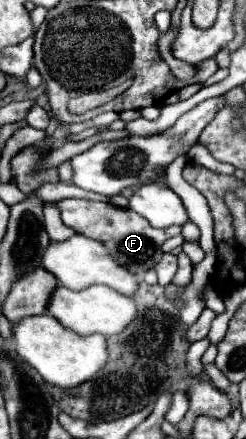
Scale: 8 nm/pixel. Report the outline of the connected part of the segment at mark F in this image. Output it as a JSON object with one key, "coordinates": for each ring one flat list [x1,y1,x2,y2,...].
{"coordinates":[[67,198,67,200,57,202,57,206,61,210,61,220,65,226,73,228,81,236,89,236,89,238,101,242,109,250,111,258,117,260,117,264,121,264,123,268,127,268,129,272,133,272,137,276,141,276,147,270,157,266,161,256,165,254,161,250,161,246,167,238,181,234,179,226,169,226,169,228,161,228,161,230,153,228,137,212,133,212,129,208,115,208,109,202,91,202,91,200]]}

